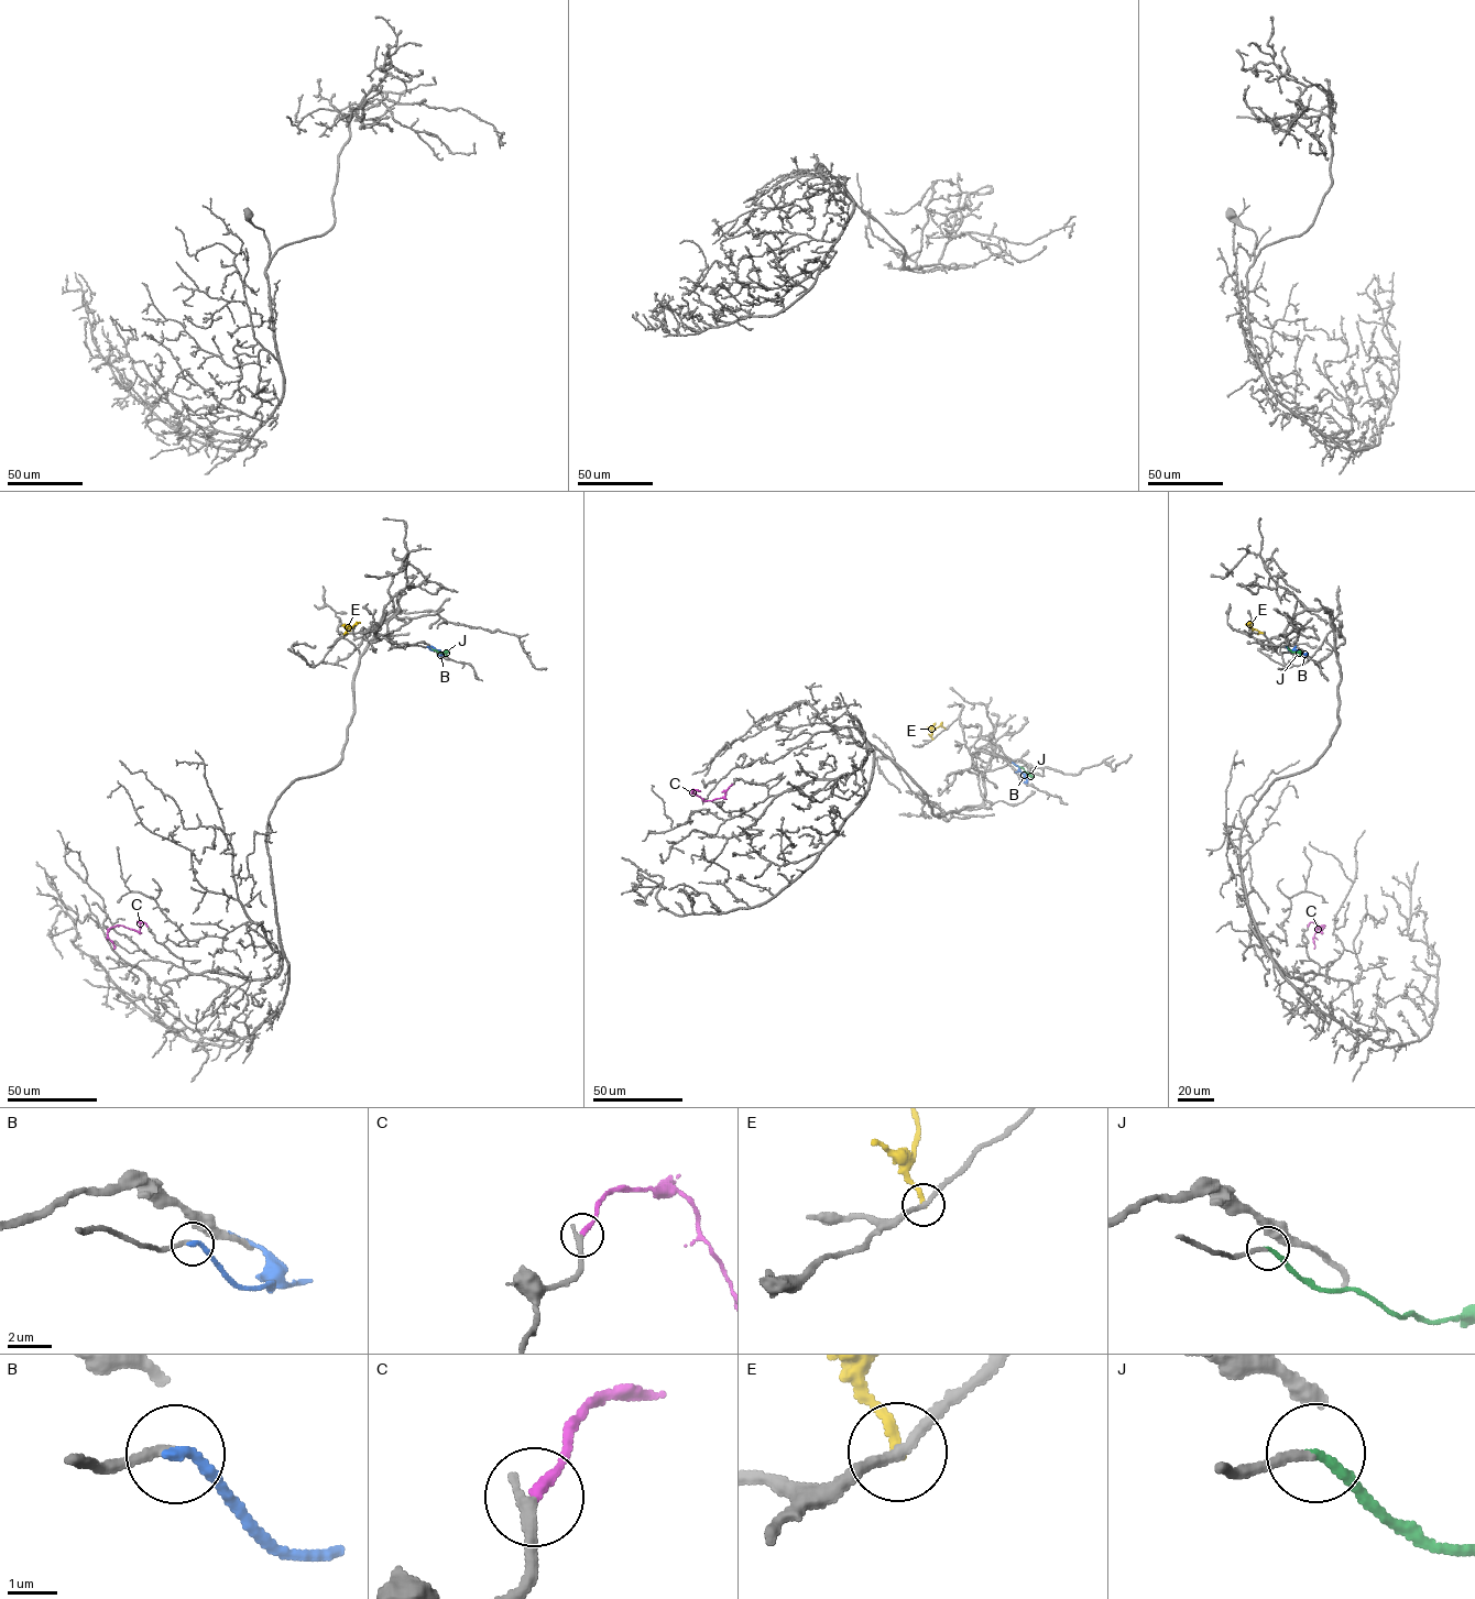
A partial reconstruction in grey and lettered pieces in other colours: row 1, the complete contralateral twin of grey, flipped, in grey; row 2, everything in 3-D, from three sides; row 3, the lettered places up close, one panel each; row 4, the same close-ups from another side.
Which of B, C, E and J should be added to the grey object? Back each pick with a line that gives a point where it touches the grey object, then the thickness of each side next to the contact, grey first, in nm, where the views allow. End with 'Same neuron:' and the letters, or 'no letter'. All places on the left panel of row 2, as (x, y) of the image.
C: contact (148, 926); calibres 320 and 240 nm
J: contact (427, 646); calibres 170 and 200 nm
Same neuron: C, J

